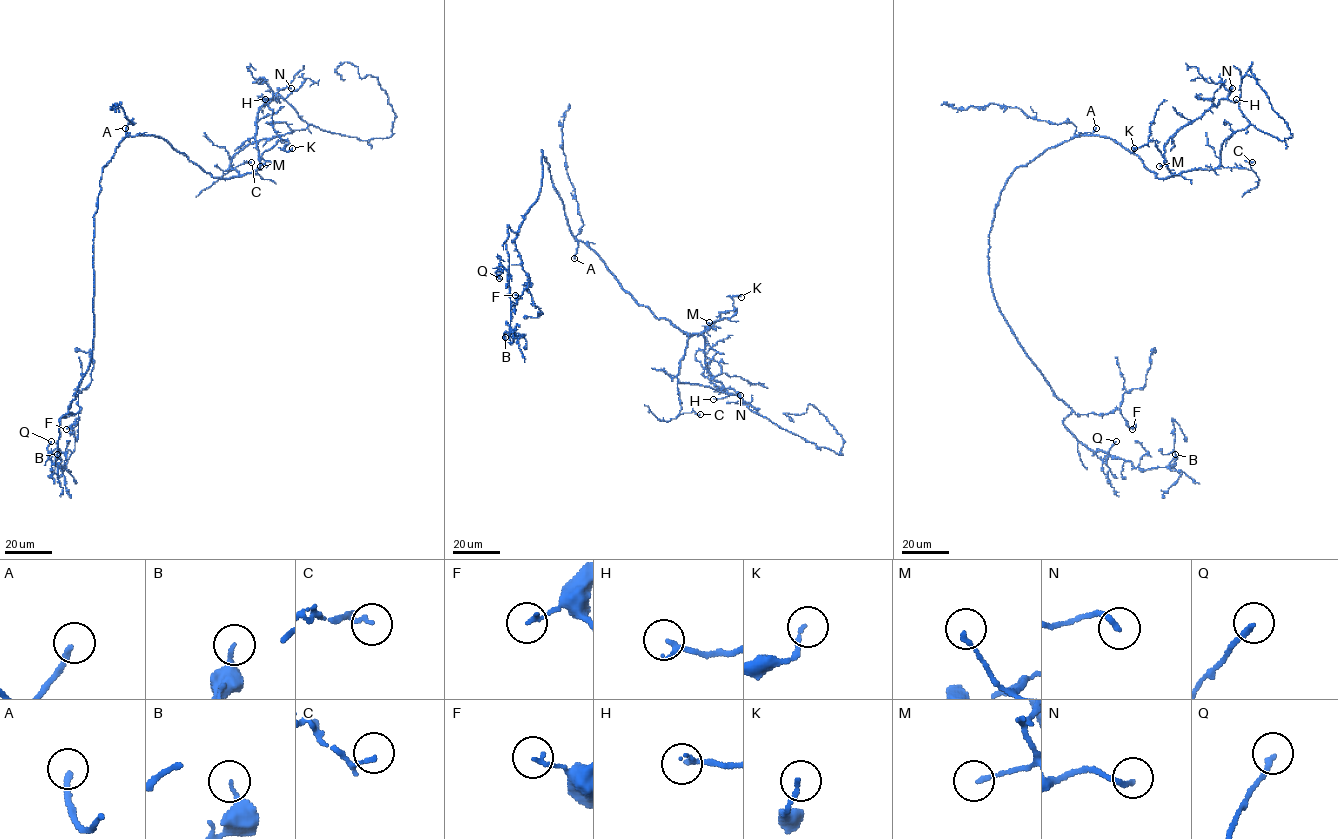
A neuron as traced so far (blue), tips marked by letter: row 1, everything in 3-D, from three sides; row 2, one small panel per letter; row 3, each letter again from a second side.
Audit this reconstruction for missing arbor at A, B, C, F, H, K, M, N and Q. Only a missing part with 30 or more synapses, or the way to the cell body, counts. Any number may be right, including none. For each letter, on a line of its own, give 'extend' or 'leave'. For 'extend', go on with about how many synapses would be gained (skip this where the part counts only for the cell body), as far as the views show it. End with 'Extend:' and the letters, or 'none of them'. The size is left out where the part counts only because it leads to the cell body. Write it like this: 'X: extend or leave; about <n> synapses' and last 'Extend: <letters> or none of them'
A: extend; about 35 synapses
B: leave
C: leave
F: leave
H: leave
K: leave
M: leave
N: leave
Q: leave
Extend: A

